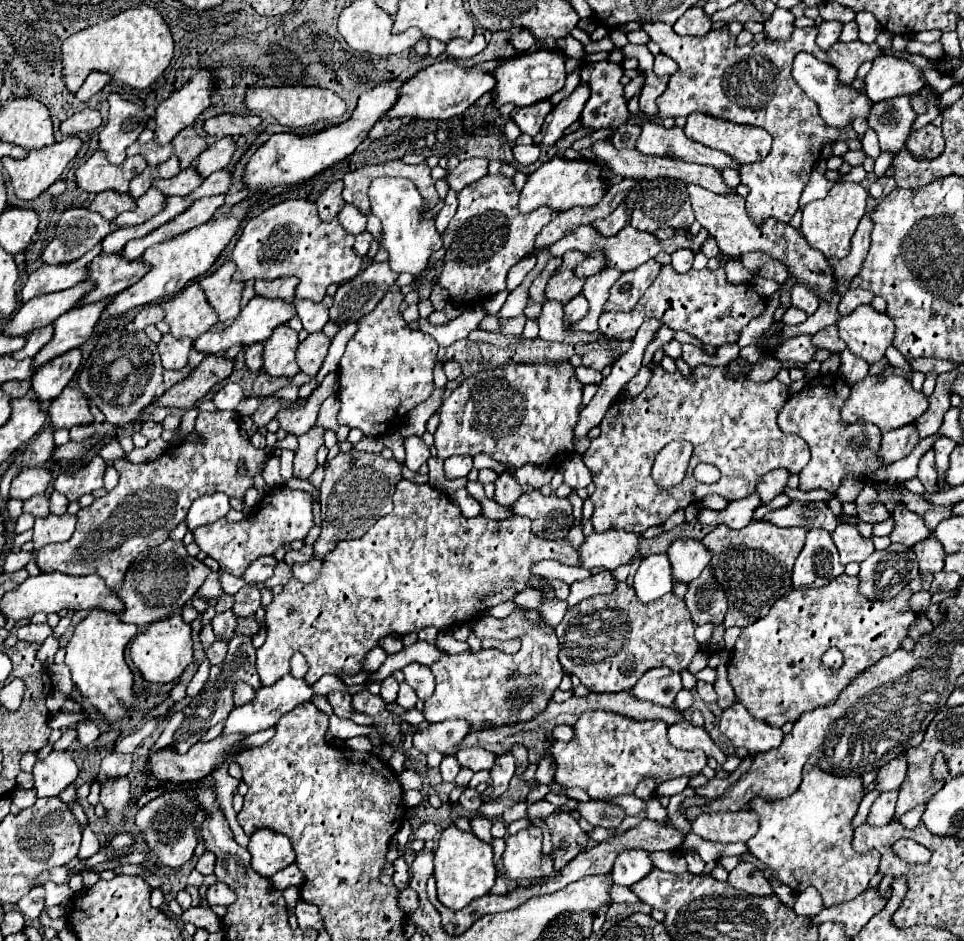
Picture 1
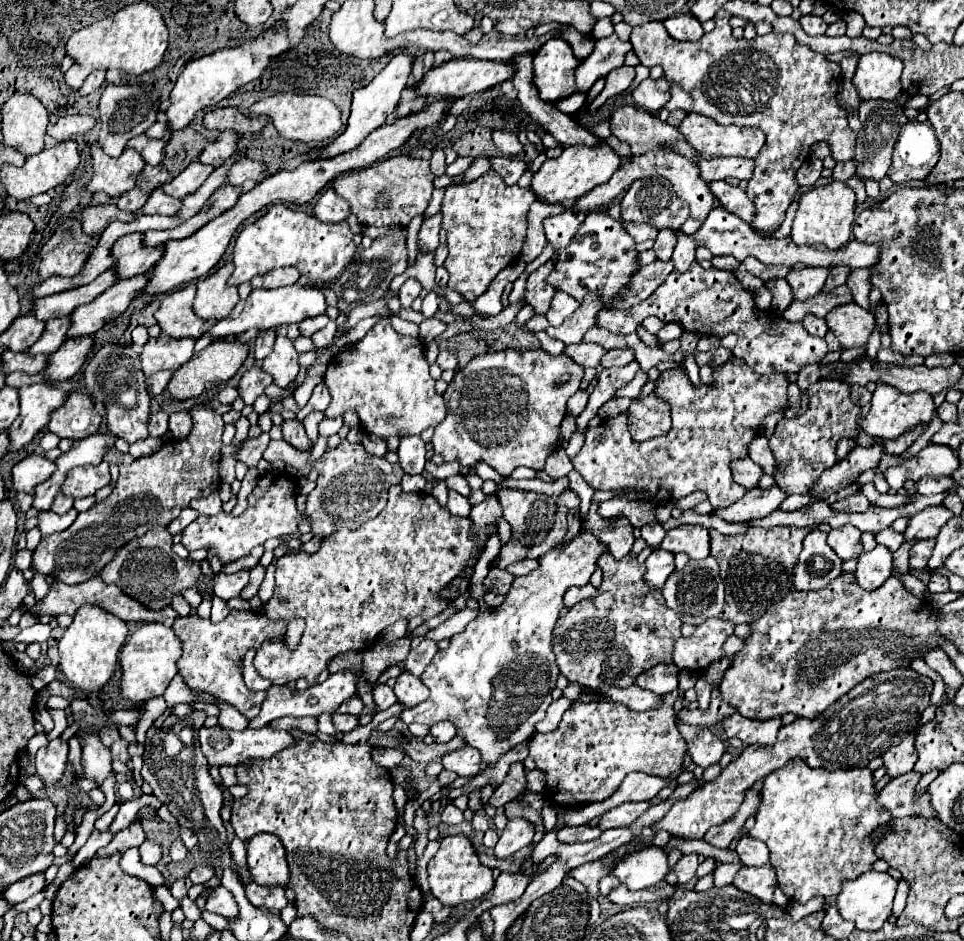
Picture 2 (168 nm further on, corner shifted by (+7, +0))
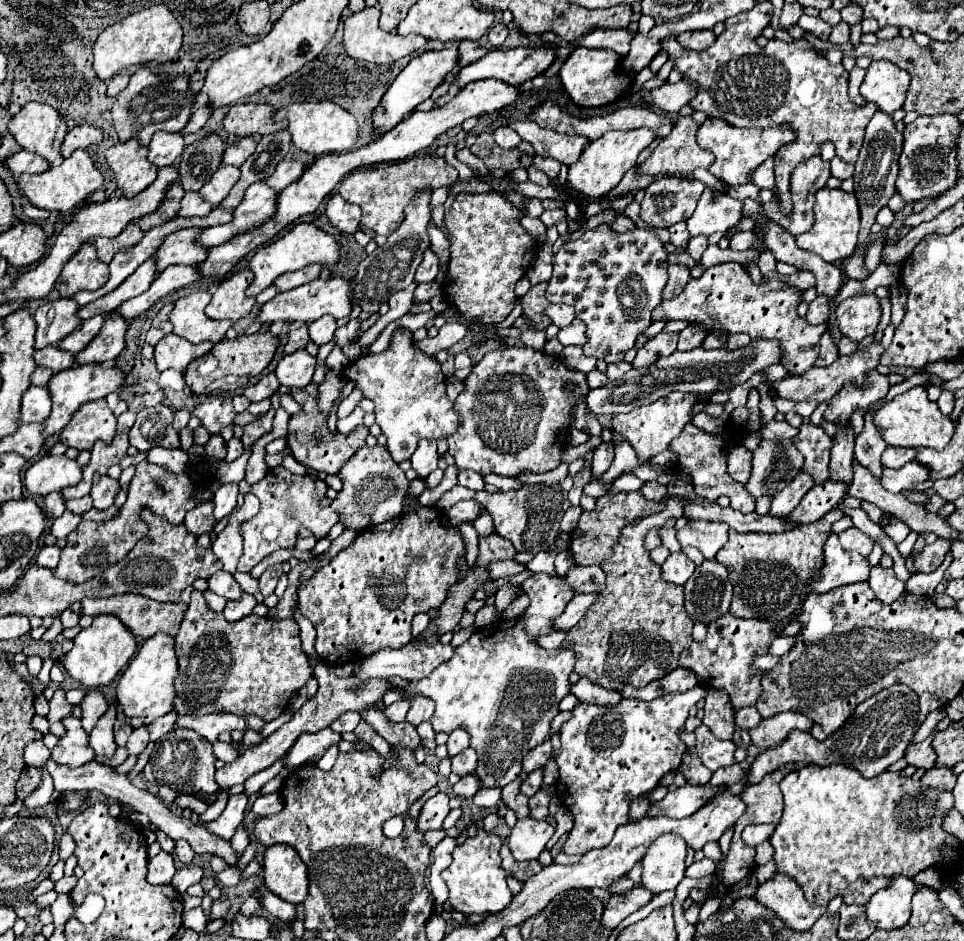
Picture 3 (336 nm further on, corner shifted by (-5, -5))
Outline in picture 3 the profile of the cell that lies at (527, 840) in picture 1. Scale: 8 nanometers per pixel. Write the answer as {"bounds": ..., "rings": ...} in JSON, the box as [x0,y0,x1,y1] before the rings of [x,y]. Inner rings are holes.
{"bounds":[509,817,555,861],"rings":[[[533,817],[519,819],[509,835],[509,847],[515,861],[537,859],[551,839],[553,831],[555,829],[547,821],[535,821]]]}

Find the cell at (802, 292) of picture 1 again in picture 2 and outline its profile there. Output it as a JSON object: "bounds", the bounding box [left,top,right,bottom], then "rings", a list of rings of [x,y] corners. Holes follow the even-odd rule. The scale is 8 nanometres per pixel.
{"bounds":[803,316,827,336],"rings":[[[805,316],[805,320],[803,320],[803,326],[805,326],[805,330],[811,334],[811,336],[825,336],[827,334],[827,324],[825,324],[825,320],[821,320],[821,318],[817,318],[817,316]]]}

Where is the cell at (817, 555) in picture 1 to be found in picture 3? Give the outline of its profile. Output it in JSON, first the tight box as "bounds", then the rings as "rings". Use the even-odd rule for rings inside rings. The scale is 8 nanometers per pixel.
{"bounds":[811,533,869,595],"rings":[[[835,533],[829,535],[823,551],[825,551],[825,565],[819,573],[819,581],[811,581],[811,593],[821,595],[841,585],[867,581],[869,577],[867,559],[855,551],[853,553],[843,551]]]}

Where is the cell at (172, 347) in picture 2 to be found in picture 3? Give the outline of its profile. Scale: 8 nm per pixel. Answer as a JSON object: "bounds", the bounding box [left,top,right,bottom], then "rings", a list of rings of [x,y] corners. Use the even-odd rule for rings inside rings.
{"bounds":[155,335,213,371],"rings":[[[165,335],[157,347],[155,347],[155,365],[159,371],[165,371],[165,369],[175,369],[175,371],[185,371],[187,365],[193,361],[193,359],[199,359],[203,355],[207,355],[211,351],[213,343],[209,341],[203,341],[199,345],[195,343],[189,343],[187,339],[183,337],[177,337],[177,335]]]}

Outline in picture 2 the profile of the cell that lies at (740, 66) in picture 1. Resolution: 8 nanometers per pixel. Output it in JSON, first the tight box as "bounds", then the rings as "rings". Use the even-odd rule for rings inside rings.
{"bounds":[631,10,855,238],"rings":[[[719,10],[715,14],[715,30],[697,42],[679,42],[669,36],[663,22],[647,22],[633,28],[631,44],[643,66],[661,66],[665,70],[665,78],[671,84],[671,100],[665,104],[669,112],[681,108],[685,112],[709,116],[719,124],[755,126],[767,134],[767,142],[755,158],[755,172],[747,186],[747,196],[757,210],[751,228],[767,238],[785,220],[785,212],[799,190],[795,172],[805,162],[809,148],[815,142],[827,142],[835,162],[851,160],[855,150],[855,132],[847,126],[847,112],[837,102],[841,82],[841,66],[837,62],[829,62],[823,54],[813,52],[809,46],[801,46],[791,34],[773,32],[755,36],[753,40],[737,40],[731,34],[731,16],[733,14],[727,10]]]}

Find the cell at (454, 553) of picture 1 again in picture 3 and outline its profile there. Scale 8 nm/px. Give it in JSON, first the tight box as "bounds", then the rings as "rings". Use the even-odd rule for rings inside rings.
{"bounds":[299,495,467,665],"rings":[[[407,495],[407,501],[403,501],[403,513],[395,521],[363,529],[363,533],[359,533],[347,549],[317,569],[309,581],[299,583],[299,613],[317,629],[317,655],[327,665],[335,665],[337,661],[361,661],[385,647],[399,649],[407,645],[413,639],[411,619],[417,613],[427,613],[443,603],[449,587],[459,581],[457,559],[465,553],[467,549],[459,529],[445,527],[439,509],[423,507],[417,497]]]}

